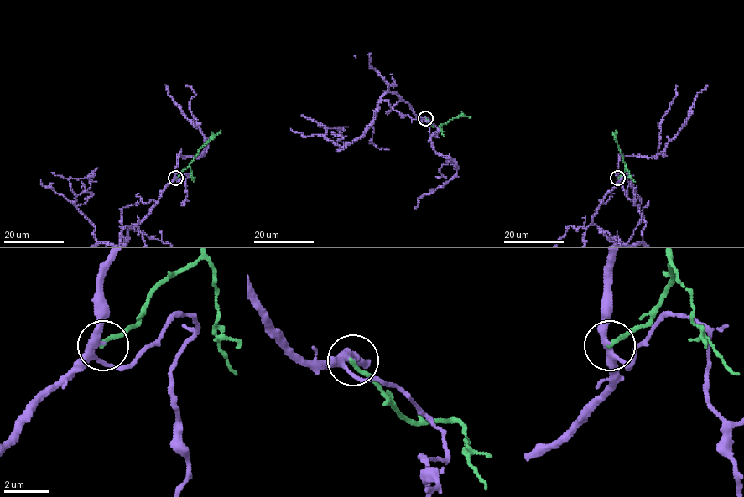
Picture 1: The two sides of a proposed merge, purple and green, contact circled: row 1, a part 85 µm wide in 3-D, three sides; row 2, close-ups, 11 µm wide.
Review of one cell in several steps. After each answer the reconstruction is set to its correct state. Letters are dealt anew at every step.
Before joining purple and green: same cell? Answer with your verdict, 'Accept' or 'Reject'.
Reject

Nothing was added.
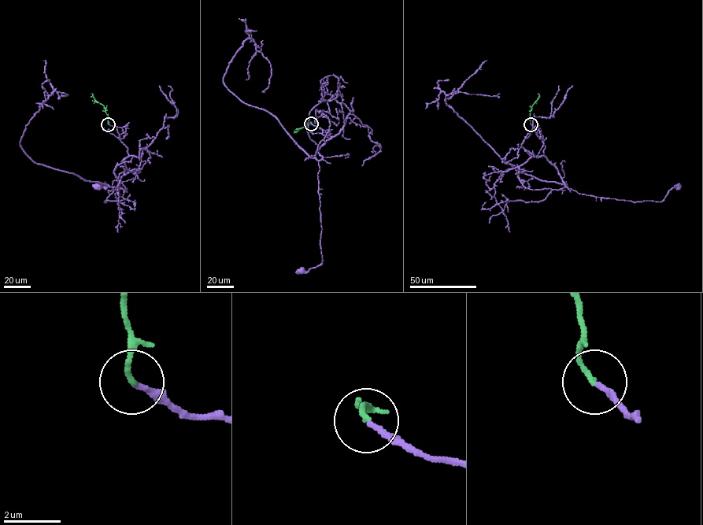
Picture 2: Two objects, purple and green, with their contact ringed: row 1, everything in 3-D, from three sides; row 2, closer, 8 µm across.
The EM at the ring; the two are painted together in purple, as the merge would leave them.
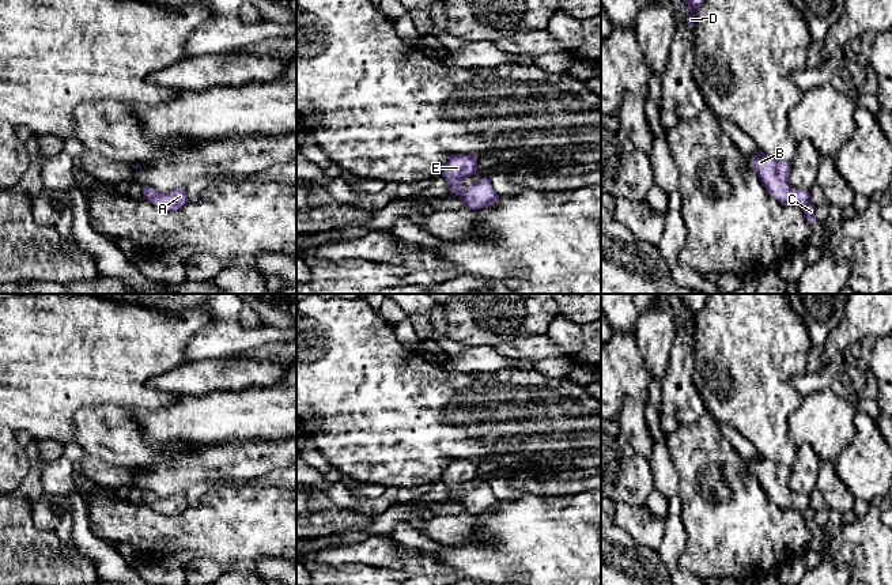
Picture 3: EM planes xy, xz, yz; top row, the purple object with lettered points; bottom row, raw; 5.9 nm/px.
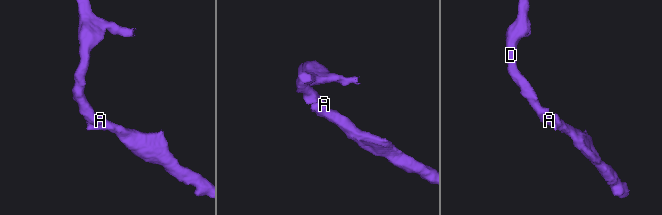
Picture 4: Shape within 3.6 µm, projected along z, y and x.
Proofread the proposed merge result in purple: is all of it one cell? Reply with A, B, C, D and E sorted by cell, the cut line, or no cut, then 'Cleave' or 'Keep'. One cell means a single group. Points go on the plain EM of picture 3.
Groups: A B C D E. No split. Keep

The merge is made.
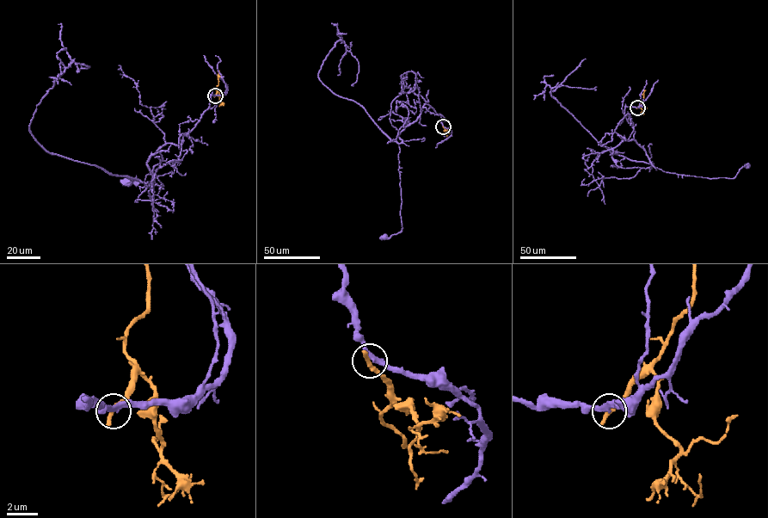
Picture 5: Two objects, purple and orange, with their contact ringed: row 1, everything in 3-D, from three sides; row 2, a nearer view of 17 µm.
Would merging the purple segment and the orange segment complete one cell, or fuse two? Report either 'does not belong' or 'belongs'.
does not belong

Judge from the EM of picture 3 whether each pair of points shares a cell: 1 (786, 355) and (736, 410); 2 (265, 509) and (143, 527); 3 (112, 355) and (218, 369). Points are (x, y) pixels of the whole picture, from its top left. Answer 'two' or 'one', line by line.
1: one
2: one
3: two

